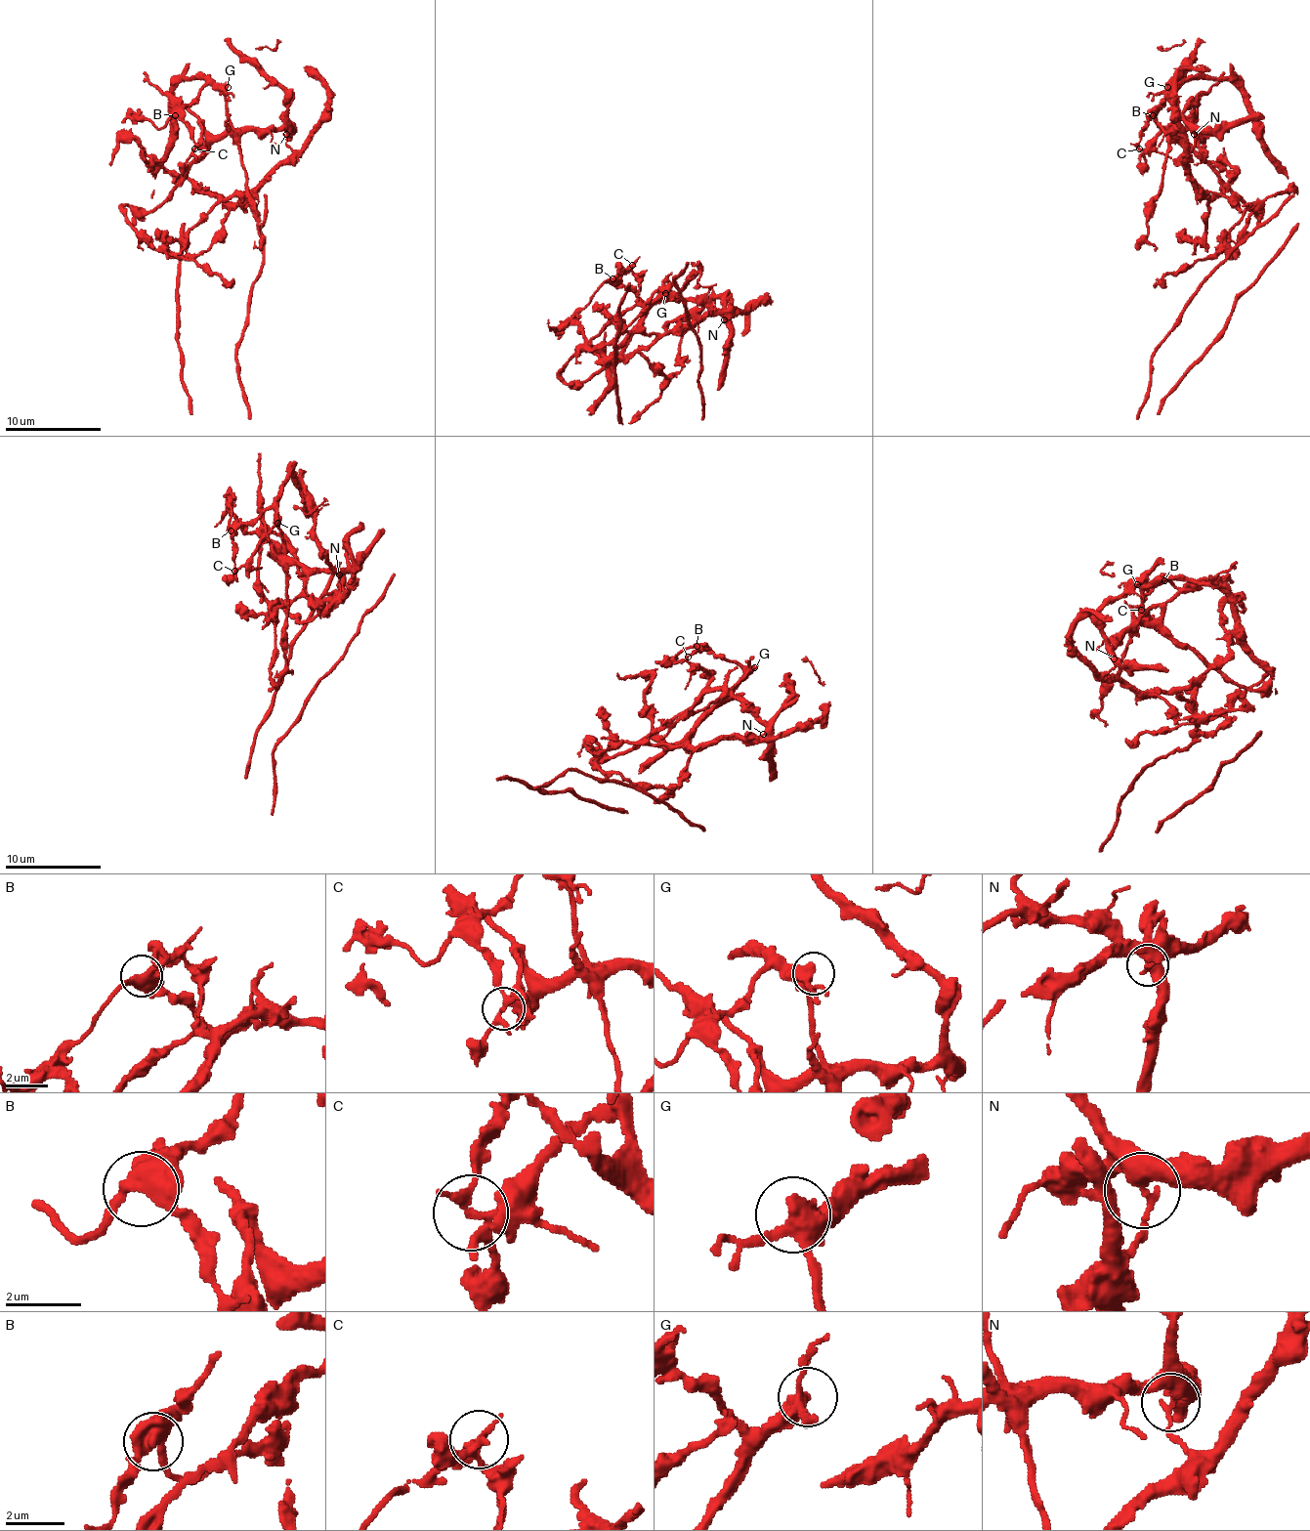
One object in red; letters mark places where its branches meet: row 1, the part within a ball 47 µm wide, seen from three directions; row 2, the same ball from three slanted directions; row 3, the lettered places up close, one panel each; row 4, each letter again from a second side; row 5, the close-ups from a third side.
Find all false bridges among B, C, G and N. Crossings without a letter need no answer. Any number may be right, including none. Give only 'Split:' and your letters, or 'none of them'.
Split: C, N

